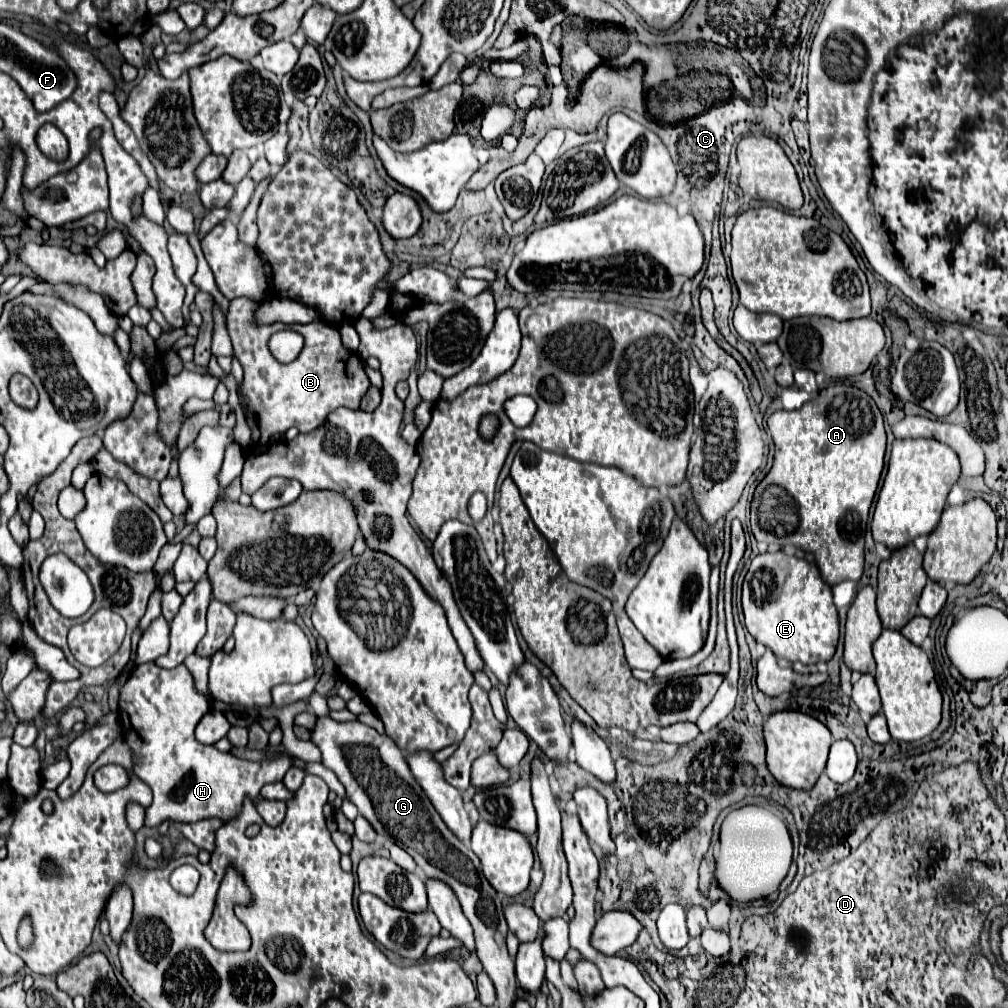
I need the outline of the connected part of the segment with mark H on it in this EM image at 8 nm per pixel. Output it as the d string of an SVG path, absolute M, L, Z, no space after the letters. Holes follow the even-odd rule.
M143 663L133 669L123 685L119 697L123 739L133 753L135 775L153 791L153 803L145 809L145 827L157 827L163 821L195 823L209 817L229 821L239 813L245 797L255 799L265 783L281 781L291 767L291 757L283 745L277 749L267 747L269 751L281 751L283 757L263 763L247 763L233 753L201 745L194 732L199 719L209 711L207 703L195 691L193 677L185 665L163 669L155 663ZM253 765L255 769L251 769Z

